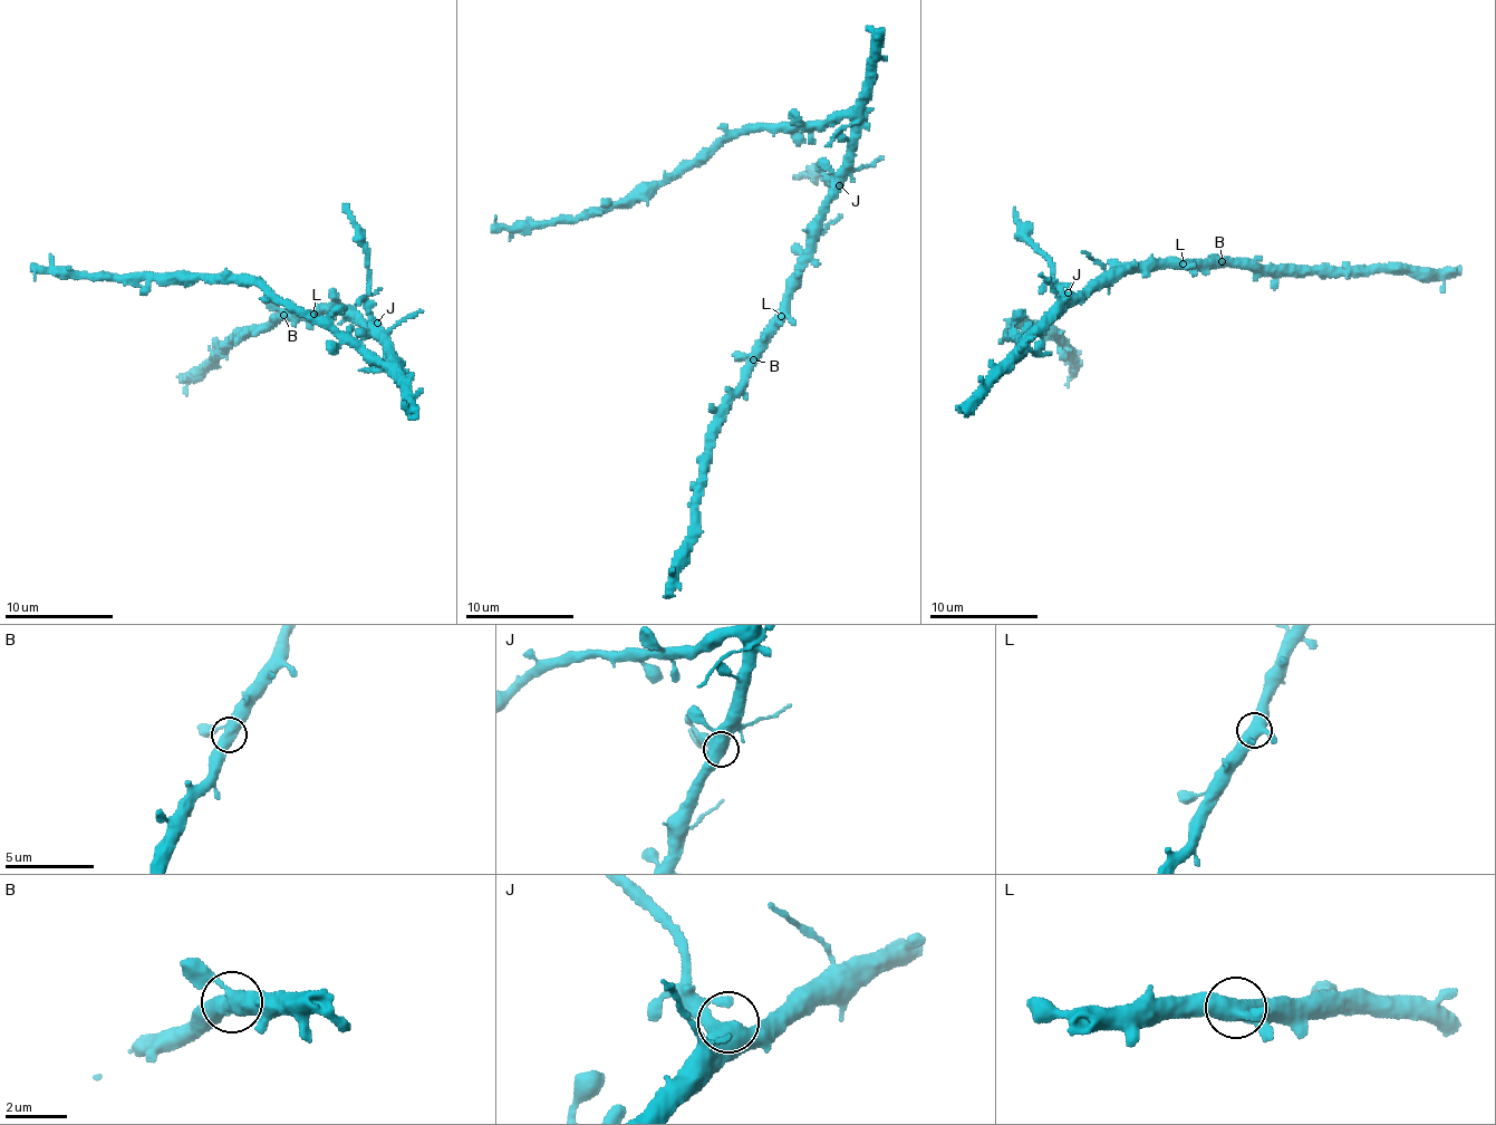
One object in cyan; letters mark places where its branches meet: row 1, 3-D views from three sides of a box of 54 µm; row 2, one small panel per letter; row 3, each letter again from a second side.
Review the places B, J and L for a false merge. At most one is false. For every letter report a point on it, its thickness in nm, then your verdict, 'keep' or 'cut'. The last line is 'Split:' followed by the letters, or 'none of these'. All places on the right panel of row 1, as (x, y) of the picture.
B: place (1222, 261); calibre 480 nm; keep
J: place (1068, 292); calibre 440 nm; keep
L: place (1183, 263); calibre 480 nm; keep
Split: none of these

